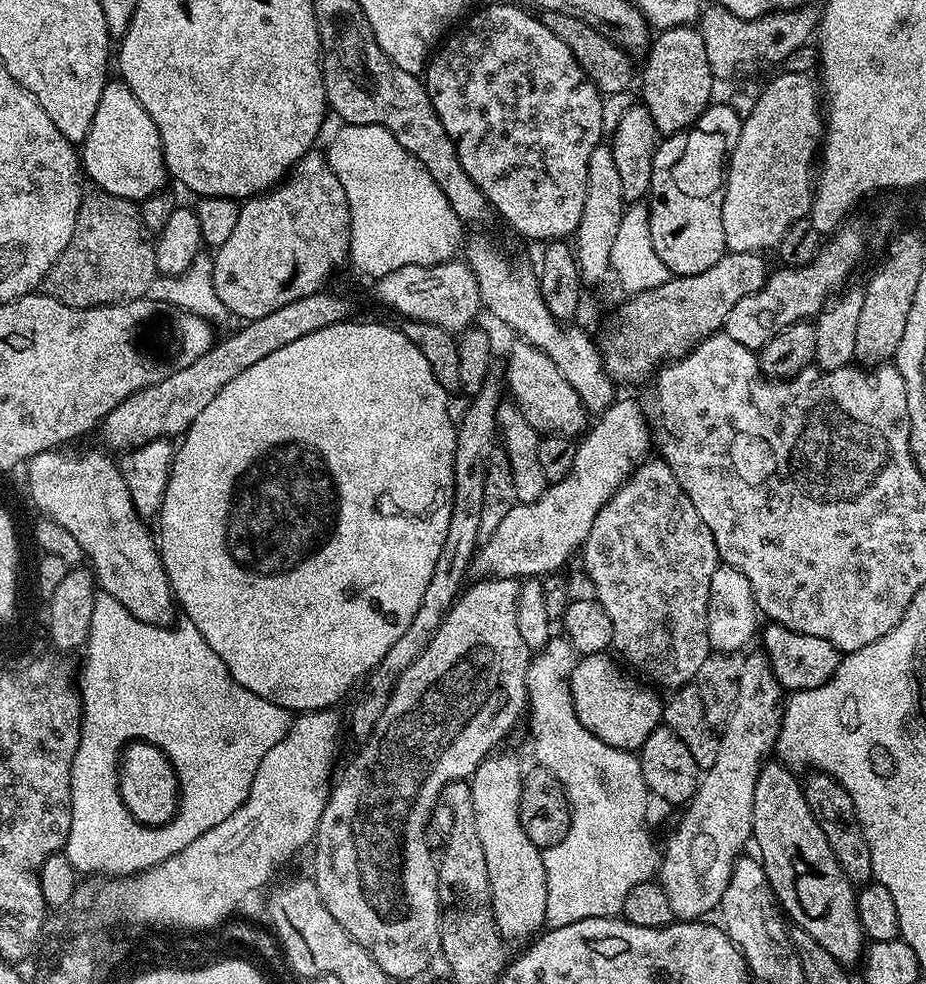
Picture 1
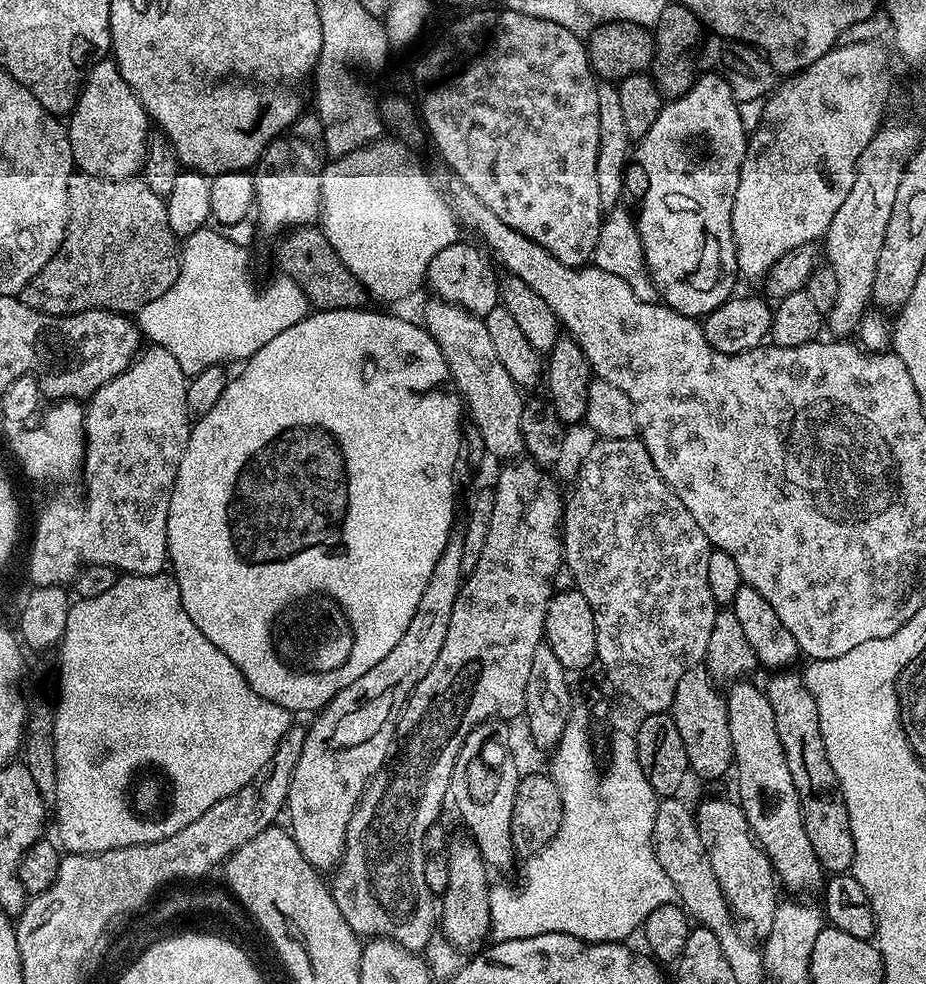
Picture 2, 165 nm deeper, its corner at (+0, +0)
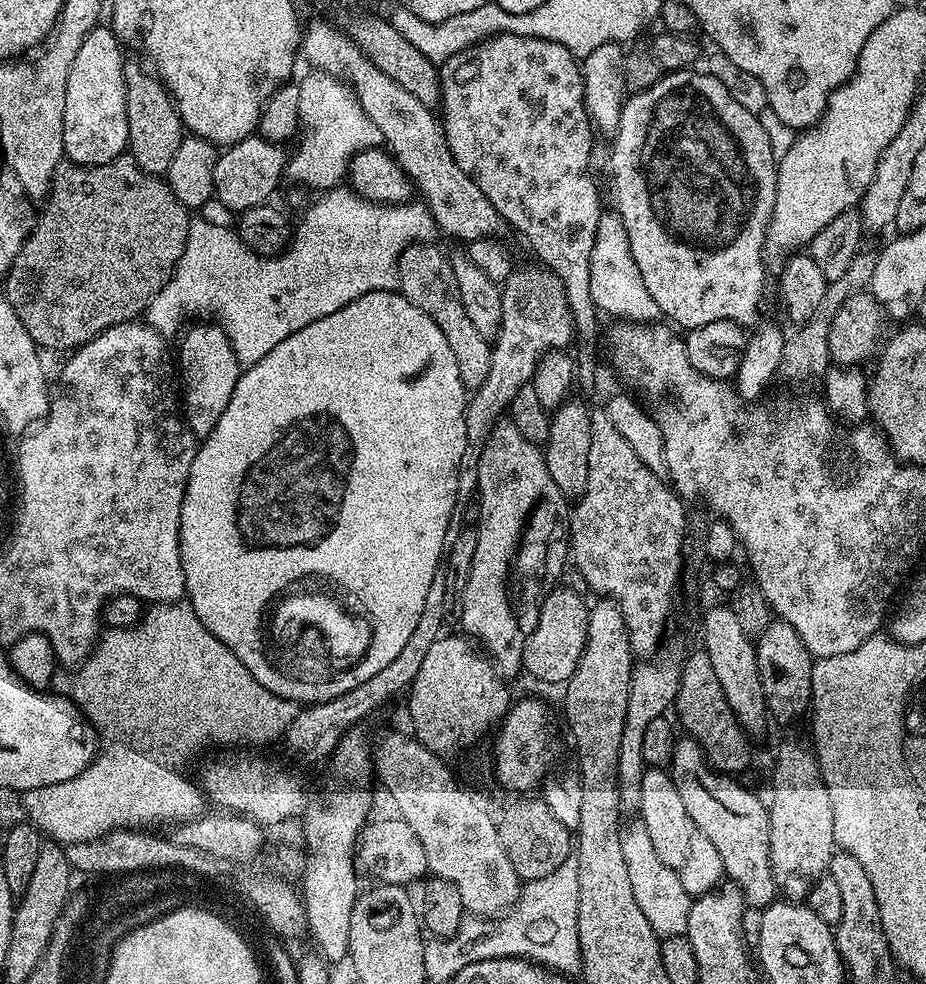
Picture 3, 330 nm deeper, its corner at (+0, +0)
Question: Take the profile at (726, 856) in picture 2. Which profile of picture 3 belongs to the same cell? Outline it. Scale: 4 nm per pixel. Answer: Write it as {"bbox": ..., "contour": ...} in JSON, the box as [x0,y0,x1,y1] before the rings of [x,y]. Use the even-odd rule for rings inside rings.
{"bbox":[670,738,778,910],"contour":[[[691,738],[677,739],[672,749],[670,771],[674,786],[686,805],[686,814],[694,818],[698,830],[710,838],[710,843],[722,858],[725,877],[738,886],[745,905],[763,910],[777,899],[778,889],[770,870],[770,830],[768,809],[763,799],[759,800],[748,788],[739,784],[739,779],[717,772],[704,758],[704,751]]]}

